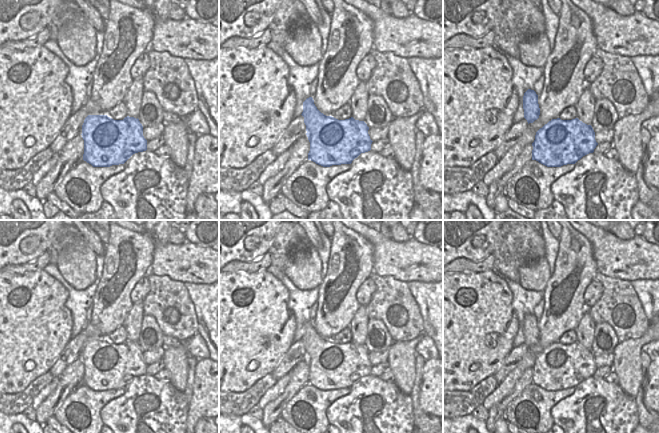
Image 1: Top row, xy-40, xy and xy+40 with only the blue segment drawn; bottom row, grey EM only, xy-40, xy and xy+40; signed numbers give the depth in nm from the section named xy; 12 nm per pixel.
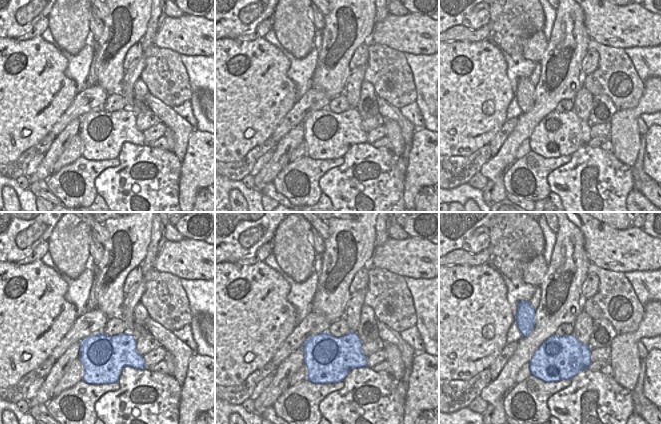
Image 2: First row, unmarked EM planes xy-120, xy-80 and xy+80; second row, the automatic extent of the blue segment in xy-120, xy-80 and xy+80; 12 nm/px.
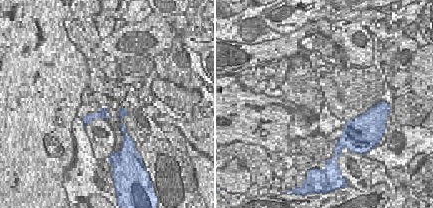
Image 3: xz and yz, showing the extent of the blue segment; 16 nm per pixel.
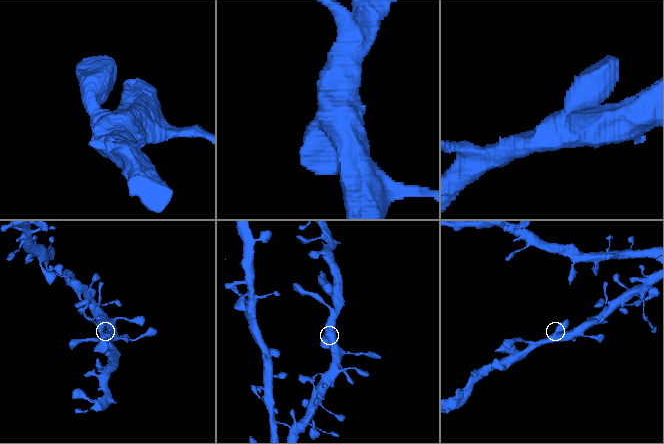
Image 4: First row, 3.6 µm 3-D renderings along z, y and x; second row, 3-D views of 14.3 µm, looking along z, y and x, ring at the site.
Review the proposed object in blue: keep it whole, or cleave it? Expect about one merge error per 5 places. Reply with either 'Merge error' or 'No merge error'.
No merge error.

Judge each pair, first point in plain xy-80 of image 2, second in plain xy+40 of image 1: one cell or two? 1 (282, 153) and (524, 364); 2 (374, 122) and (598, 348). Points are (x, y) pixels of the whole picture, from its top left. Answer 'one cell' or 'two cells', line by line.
1: two cells
2: two cells

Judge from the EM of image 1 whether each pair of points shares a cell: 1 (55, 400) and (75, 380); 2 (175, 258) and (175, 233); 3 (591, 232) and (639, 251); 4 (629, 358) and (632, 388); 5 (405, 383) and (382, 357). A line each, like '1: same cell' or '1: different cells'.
1: same cell
2: different cells
3: same cell
4: same cell
5: different cells

